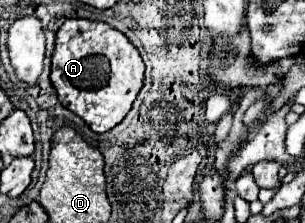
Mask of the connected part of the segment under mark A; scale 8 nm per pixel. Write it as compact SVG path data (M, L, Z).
M66 20L54 42L50 82L64 108L78 114L94 132L108 132L130 112L144 80L144 62L132 42L104 22Z

